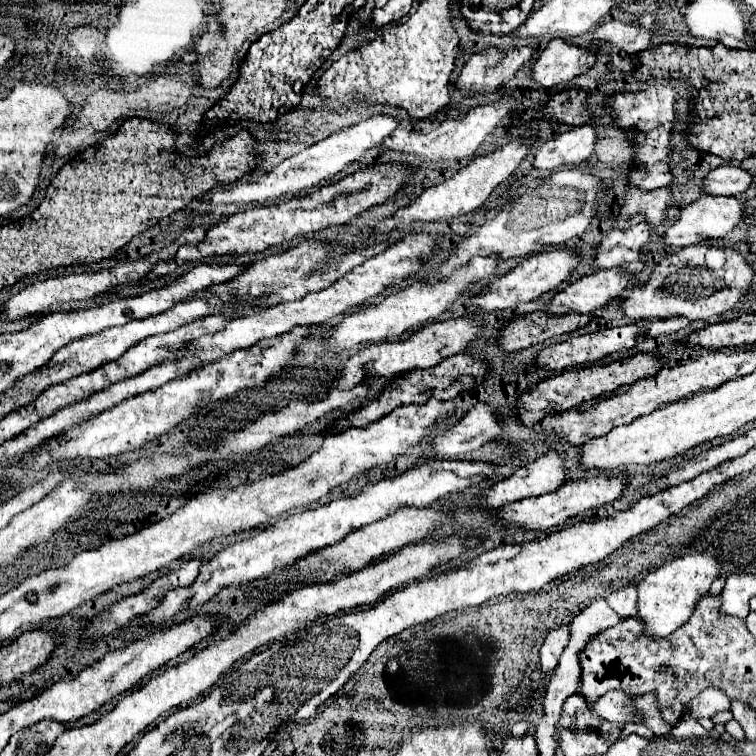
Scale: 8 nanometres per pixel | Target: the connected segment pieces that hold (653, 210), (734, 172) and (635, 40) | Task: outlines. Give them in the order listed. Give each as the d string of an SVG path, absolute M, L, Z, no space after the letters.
M629 187L623 195L623 205L619 207L617 229L625 231L641 221L649 223L653 229L661 227L667 215L669 205L669 189L657 191L637 191L637 187Z
M727 163L727 165L721 165L707 173L707 177L703 179L701 191L705 195L735 197L735 195L743 193L749 185L751 185L751 175L747 171L743 171L739 165Z
M645 13L641 15L639 23L621 23L621 21L607 21L597 25L593 31L593 41L605 41L611 45L611 63L617 71L629 73L637 63L633 59L637 53L649 47L649 37L653 31L655 15Z

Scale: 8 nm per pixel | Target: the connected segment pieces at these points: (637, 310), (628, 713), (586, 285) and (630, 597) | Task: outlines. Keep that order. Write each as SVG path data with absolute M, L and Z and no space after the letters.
M689 245L663 257L655 265L649 281L635 287L619 307L633 323L643 319L673 319L679 315L689 321L707 321L713 315L729 311L747 293L751 279L753 271L741 253L721 247Z
M611 691L605 695L605 703L597 703L589 707L589 731L599 731L599 725L609 721L623 729L627 723L643 723L653 731L653 735L665 735L671 731L671 725L663 719L657 695L643 693L643 695L627 695L623 691Z
M619 269L597 271L555 293L543 311L549 315L593 313L611 299L617 299L621 291L631 285L631 279L631 275L621 273Z
M629 585L629 587L623 587L623 589L615 591L615 593L611 593L607 597L607 603L621 619L635 617L637 615L637 591L635 591L635 585Z

